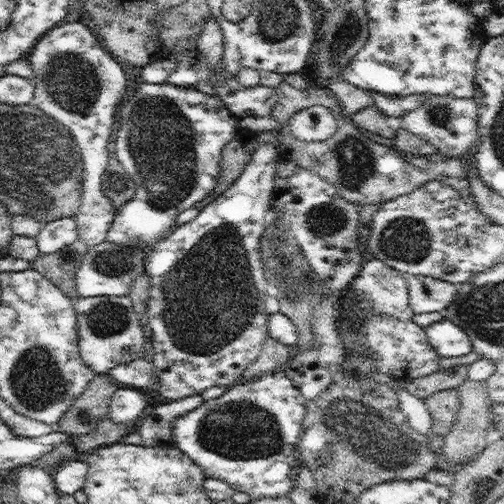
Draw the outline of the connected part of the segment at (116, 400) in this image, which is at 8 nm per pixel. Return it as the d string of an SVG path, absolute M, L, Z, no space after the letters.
M121 386L112 395L108 419L117 425L136 422L149 403L145 391L129 386Z

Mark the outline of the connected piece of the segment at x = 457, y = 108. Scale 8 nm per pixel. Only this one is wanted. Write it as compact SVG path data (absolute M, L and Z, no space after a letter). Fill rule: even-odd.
M426 94L427 99L420 108L415 108L412 112L406 113L396 121L403 129L420 138L427 140L437 148L438 157L465 156L466 153L473 150L478 143L478 104L471 98L456 98L455 96L438 96Z

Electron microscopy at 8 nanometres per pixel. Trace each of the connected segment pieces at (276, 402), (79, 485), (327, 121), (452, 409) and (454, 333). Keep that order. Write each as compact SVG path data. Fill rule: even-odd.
M284 371L278 374L272 374L268 376L262 376L256 380L238 382L235 385L229 387L229 389L218 398L212 400L203 401L203 403L194 410L188 411L184 416L178 416L173 424L173 437L175 440L175 446L178 447L184 454L187 454L197 465L202 469L202 472L207 478L217 478L218 480L225 480L235 491L246 492L252 499L263 498L280 498L281 496L289 496L291 486L295 484L298 478L296 470L297 456L296 443L301 437L301 431L303 430L303 422L307 413L305 402L305 396L300 394L300 390L292 384L291 378L284 376Z
M62 459L50 470L60 494L73 495L82 489L87 475L88 465L84 459Z
M314 105L298 111L290 120L292 134L303 141L322 141L337 131L337 122L326 106Z
M444 389L424 399L433 419L433 433L442 437L447 435L457 422L460 401L456 389Z
M447 318L427 326L425 333L430 346L441 357L464 356L473 350L470 337L466 332Z

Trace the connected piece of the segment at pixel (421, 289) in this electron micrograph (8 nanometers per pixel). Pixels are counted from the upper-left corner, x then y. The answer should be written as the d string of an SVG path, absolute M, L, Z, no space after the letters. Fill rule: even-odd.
M428 276L408 278L409 304L414 314L448 309L457 296L457 285Z

